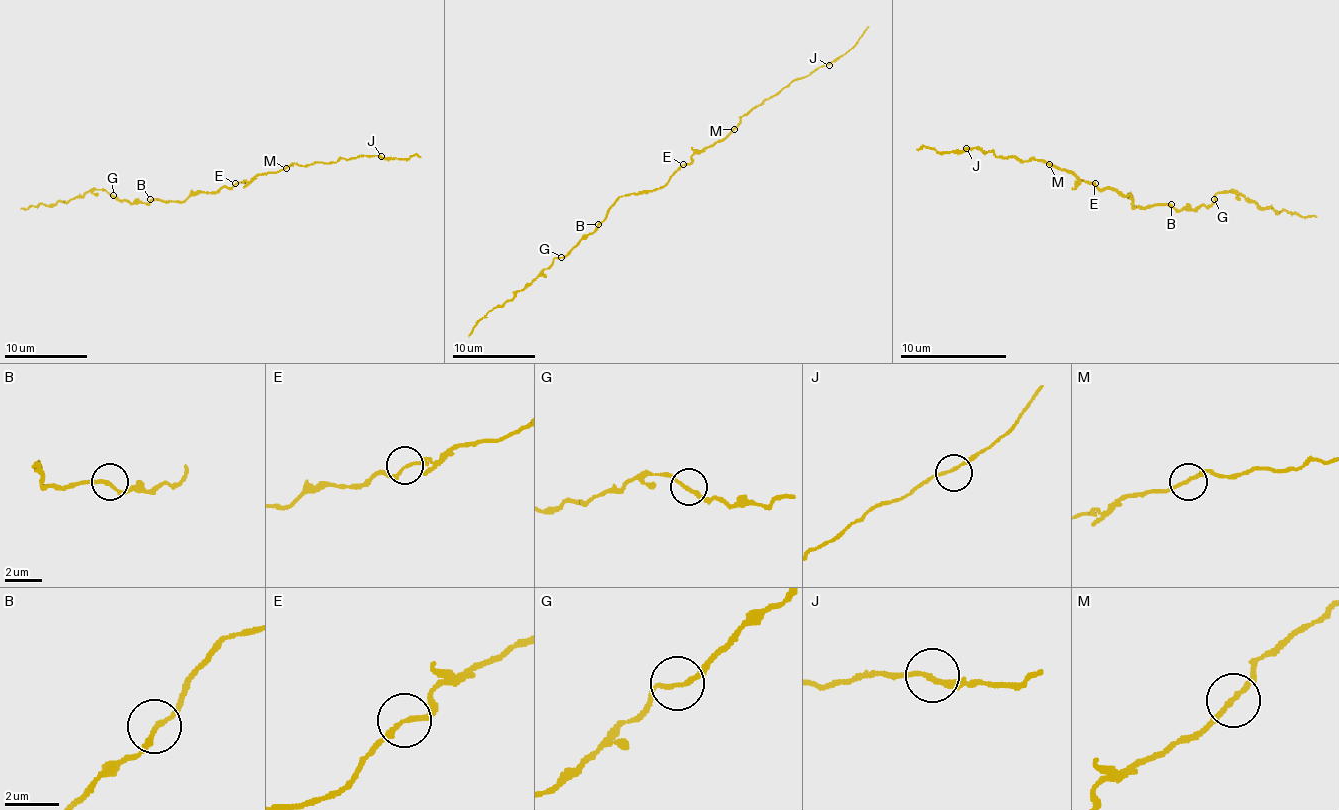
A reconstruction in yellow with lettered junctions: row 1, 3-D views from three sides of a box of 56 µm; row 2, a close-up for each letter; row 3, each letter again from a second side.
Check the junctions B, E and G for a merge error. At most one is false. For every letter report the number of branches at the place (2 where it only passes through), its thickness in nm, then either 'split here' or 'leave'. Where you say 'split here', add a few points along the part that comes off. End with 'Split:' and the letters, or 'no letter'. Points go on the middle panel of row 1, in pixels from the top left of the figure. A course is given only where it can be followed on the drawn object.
B: 2 branches meet; 180 nm thick; leave
E: 2 branches meet; 170 nm thick; leave
G: 2 branches meet; 150 nm thick; leave
Split: no letter

